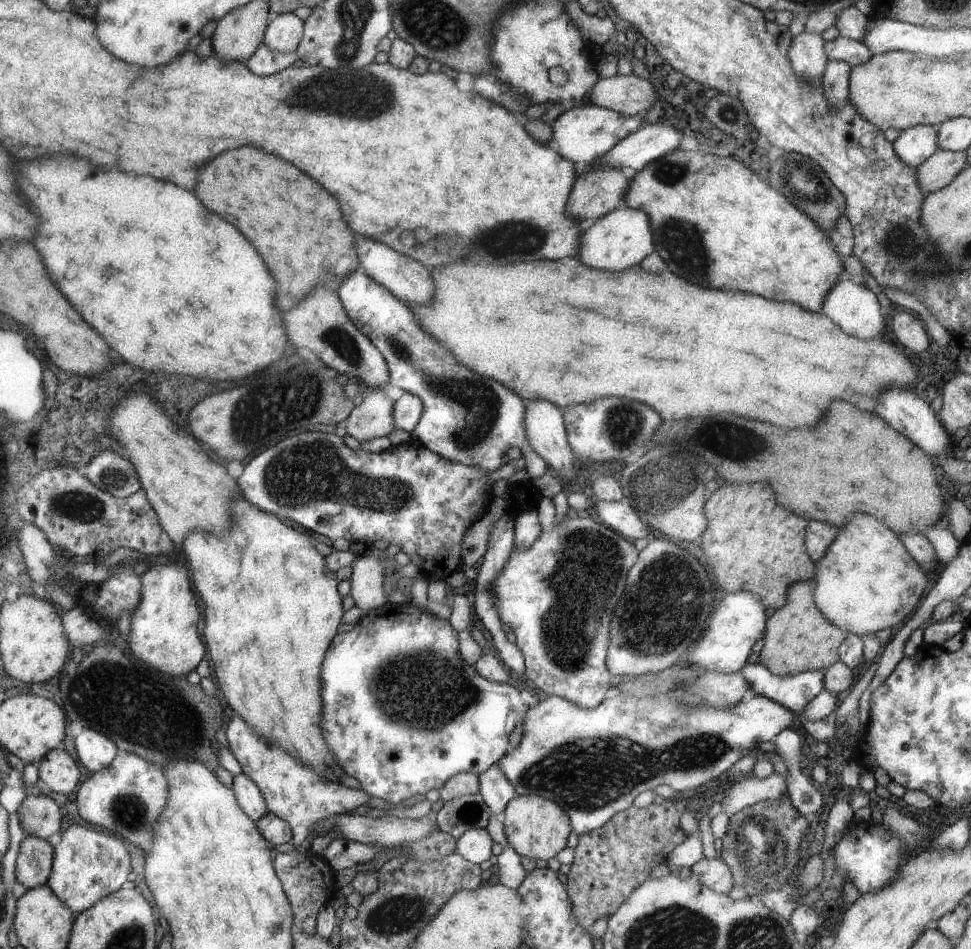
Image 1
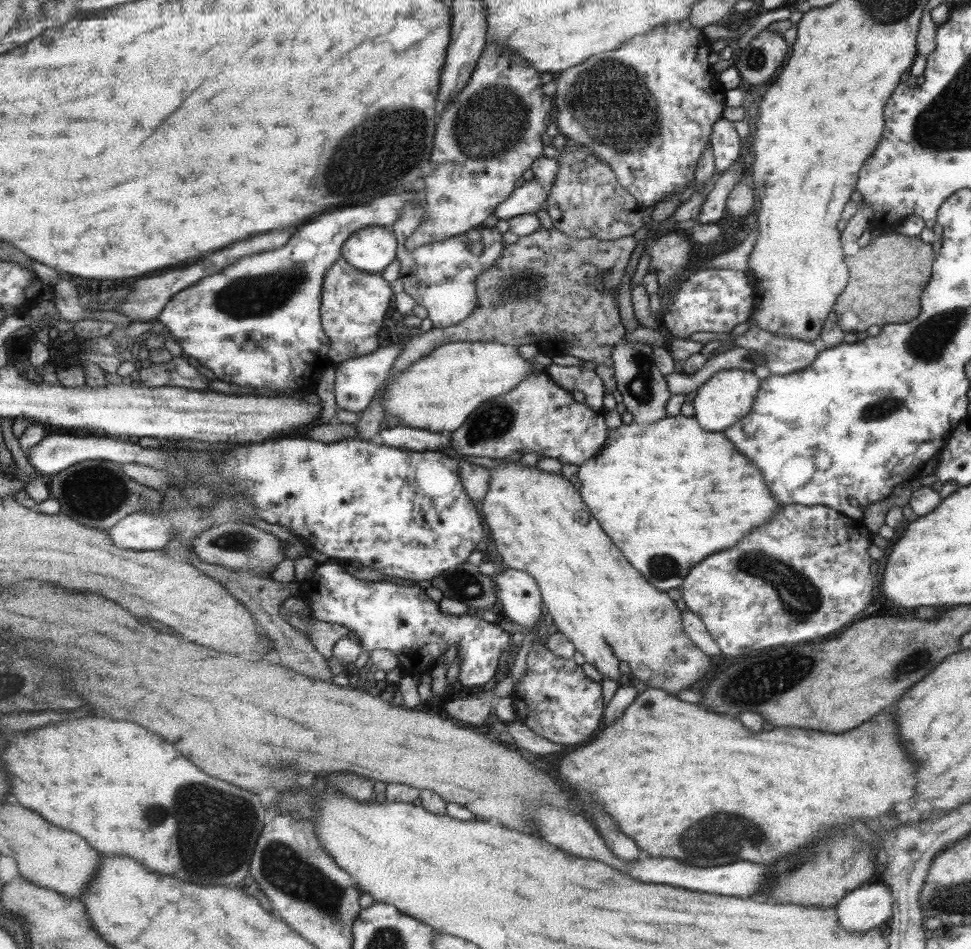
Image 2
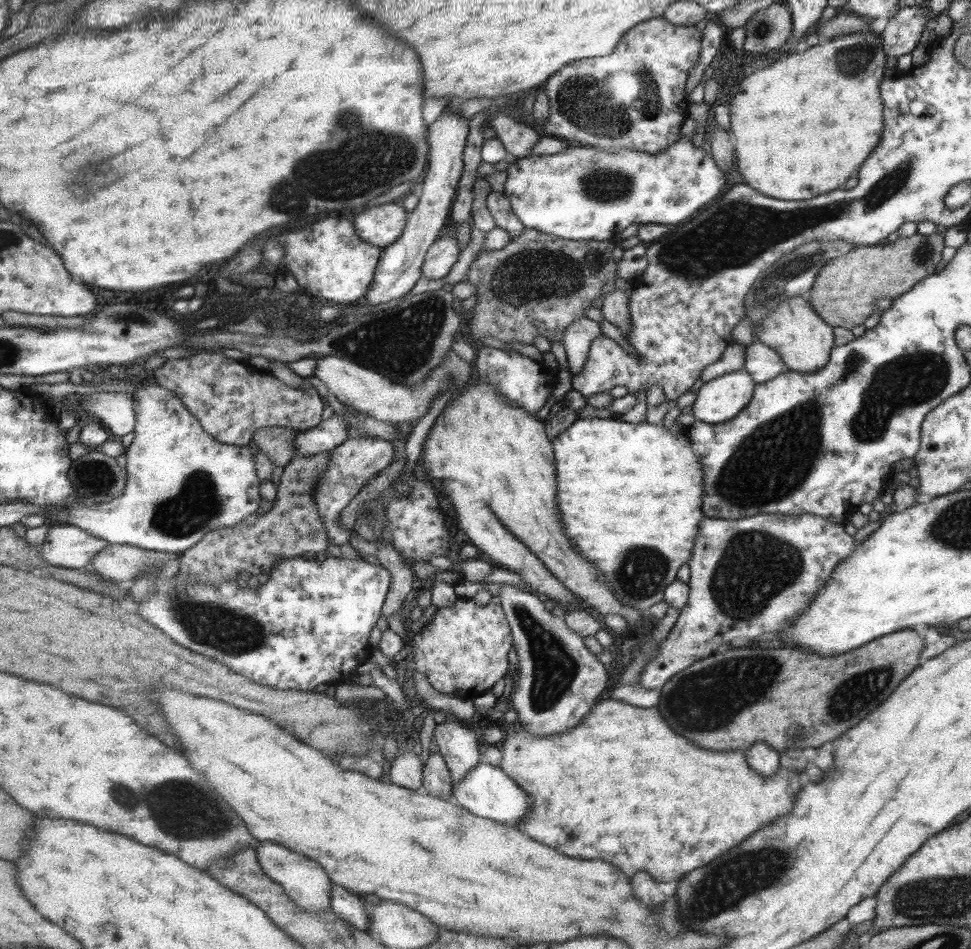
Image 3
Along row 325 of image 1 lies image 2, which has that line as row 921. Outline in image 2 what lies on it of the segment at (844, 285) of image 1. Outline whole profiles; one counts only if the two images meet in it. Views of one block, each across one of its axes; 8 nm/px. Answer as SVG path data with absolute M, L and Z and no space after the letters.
M875 883L847 893L836 906L839 926L851 932L865 932L891 916L893 896L887 886Z

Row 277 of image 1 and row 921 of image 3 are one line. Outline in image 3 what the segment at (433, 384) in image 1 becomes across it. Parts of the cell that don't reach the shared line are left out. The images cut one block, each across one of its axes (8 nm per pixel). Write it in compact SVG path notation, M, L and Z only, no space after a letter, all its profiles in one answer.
M331 883L331 904L330 910L337 915L343 921L347 921L347 923L351 923L351 926L355 927L357 930L369 932L369 916L365 913L365 903L362 899L358 899L357 897L347 893L345 888L335 883Z

